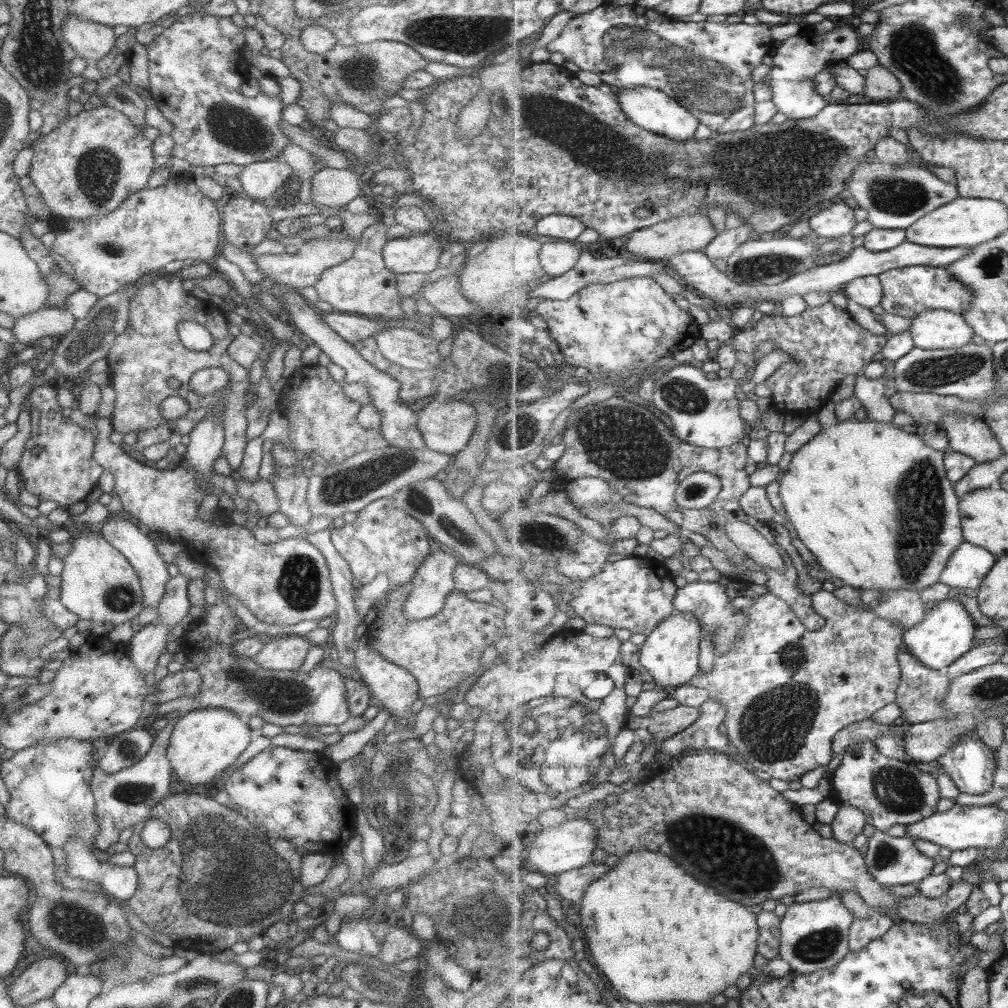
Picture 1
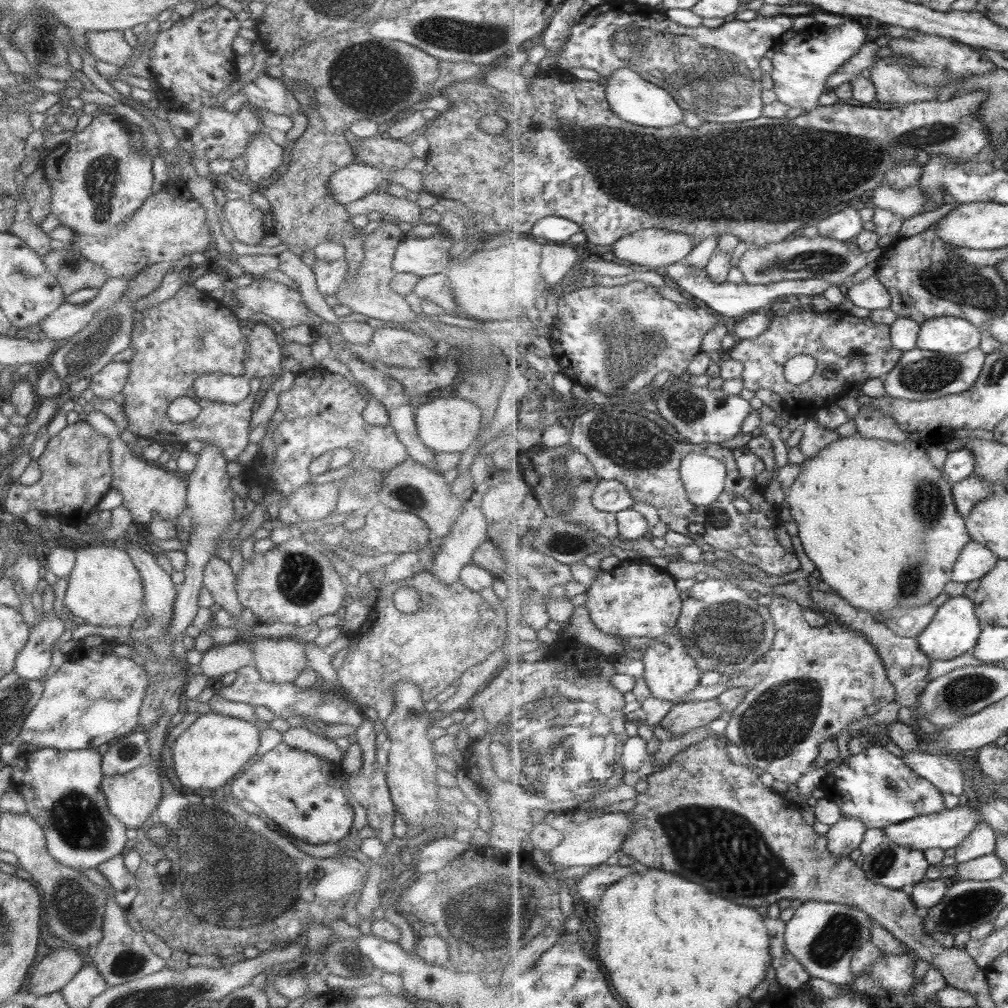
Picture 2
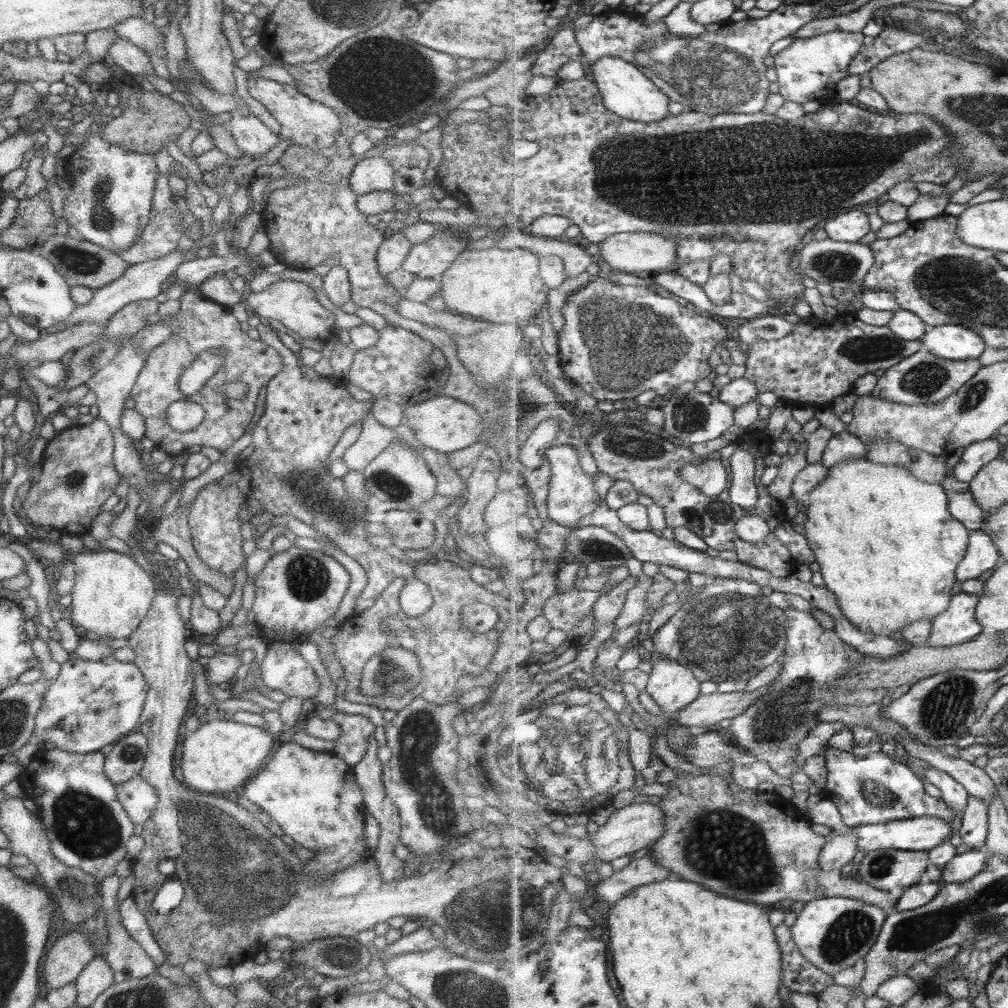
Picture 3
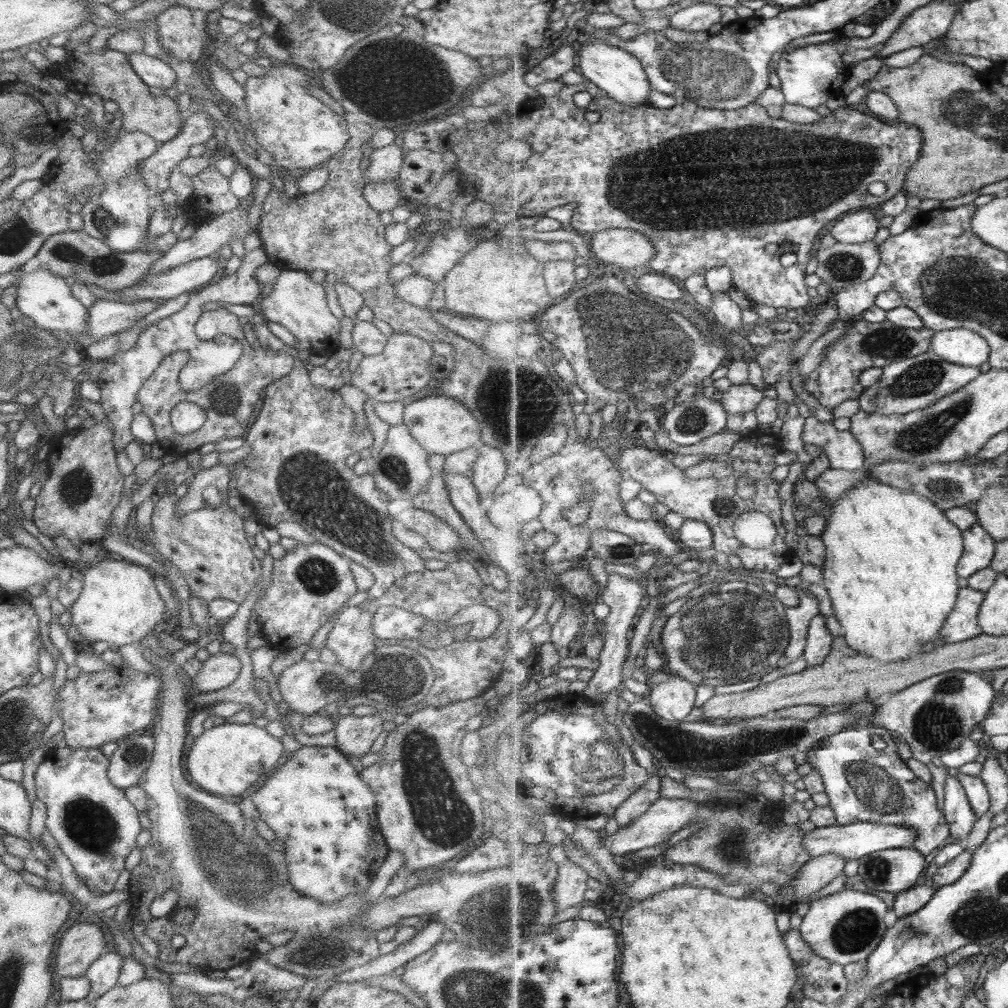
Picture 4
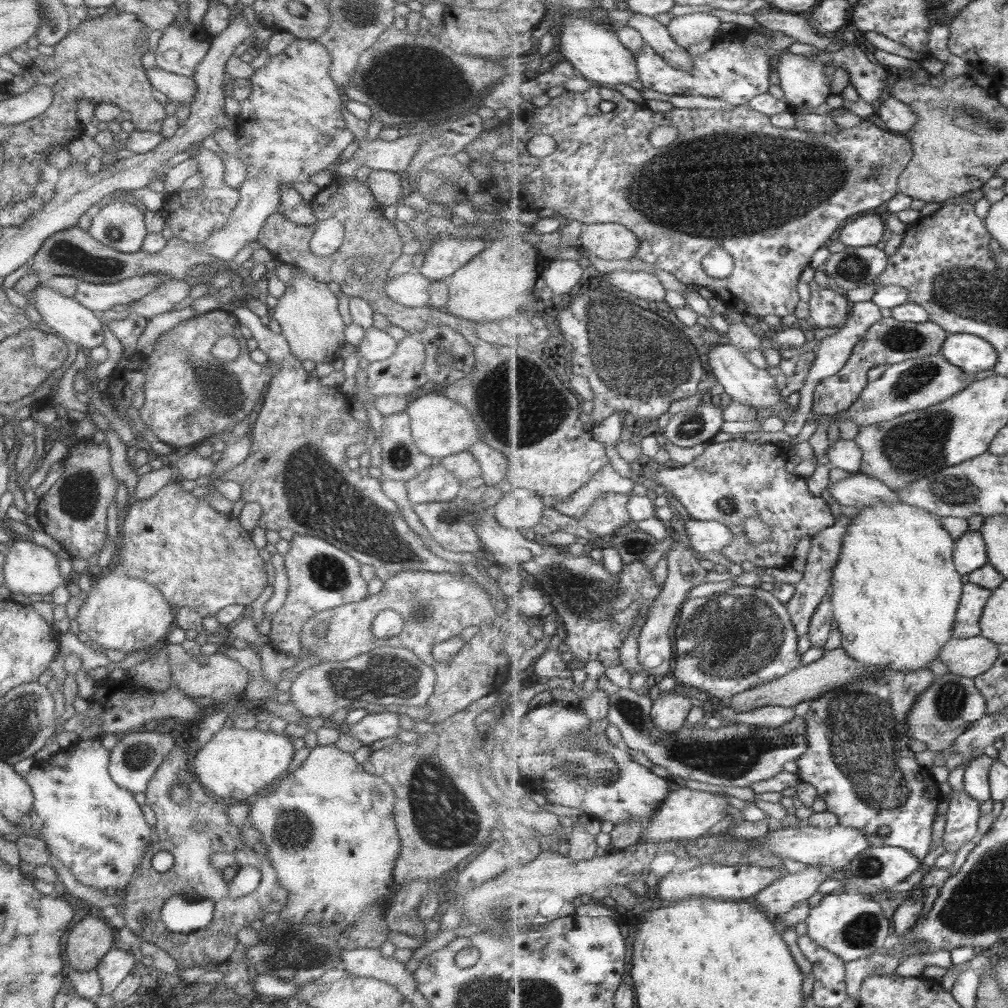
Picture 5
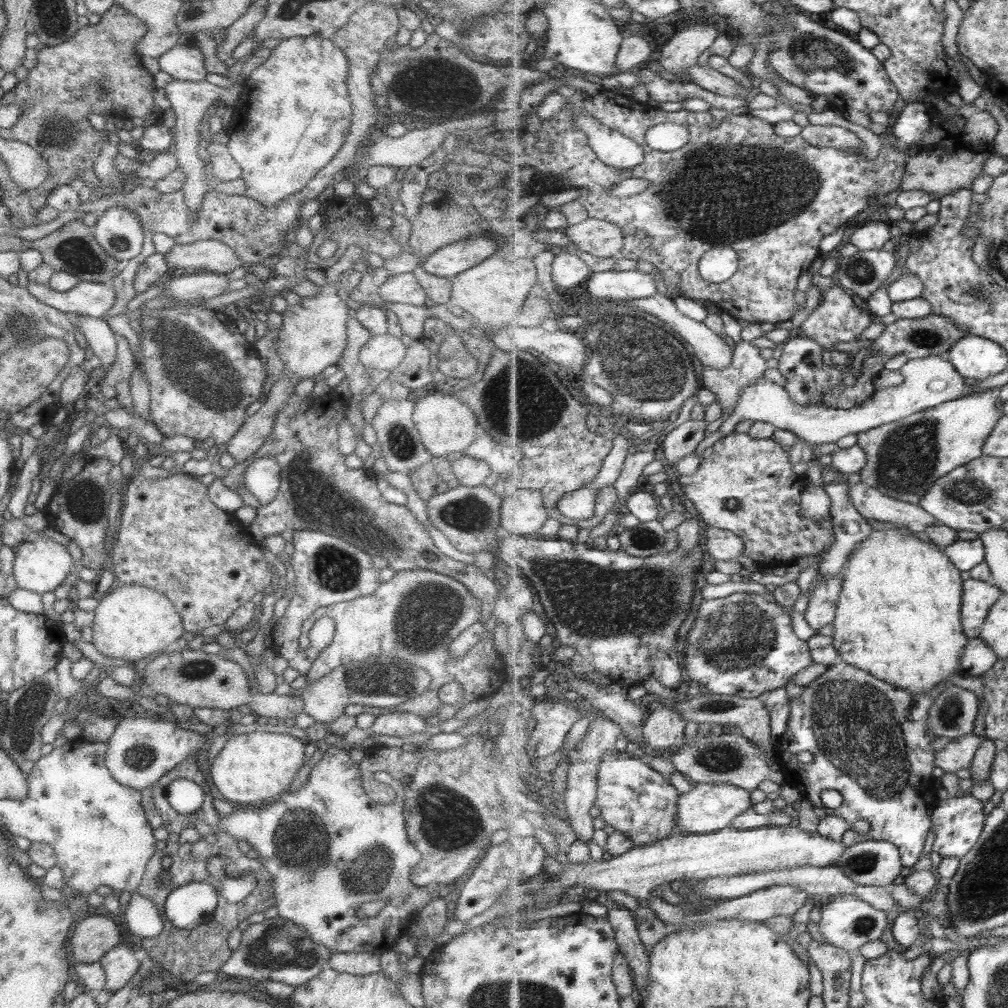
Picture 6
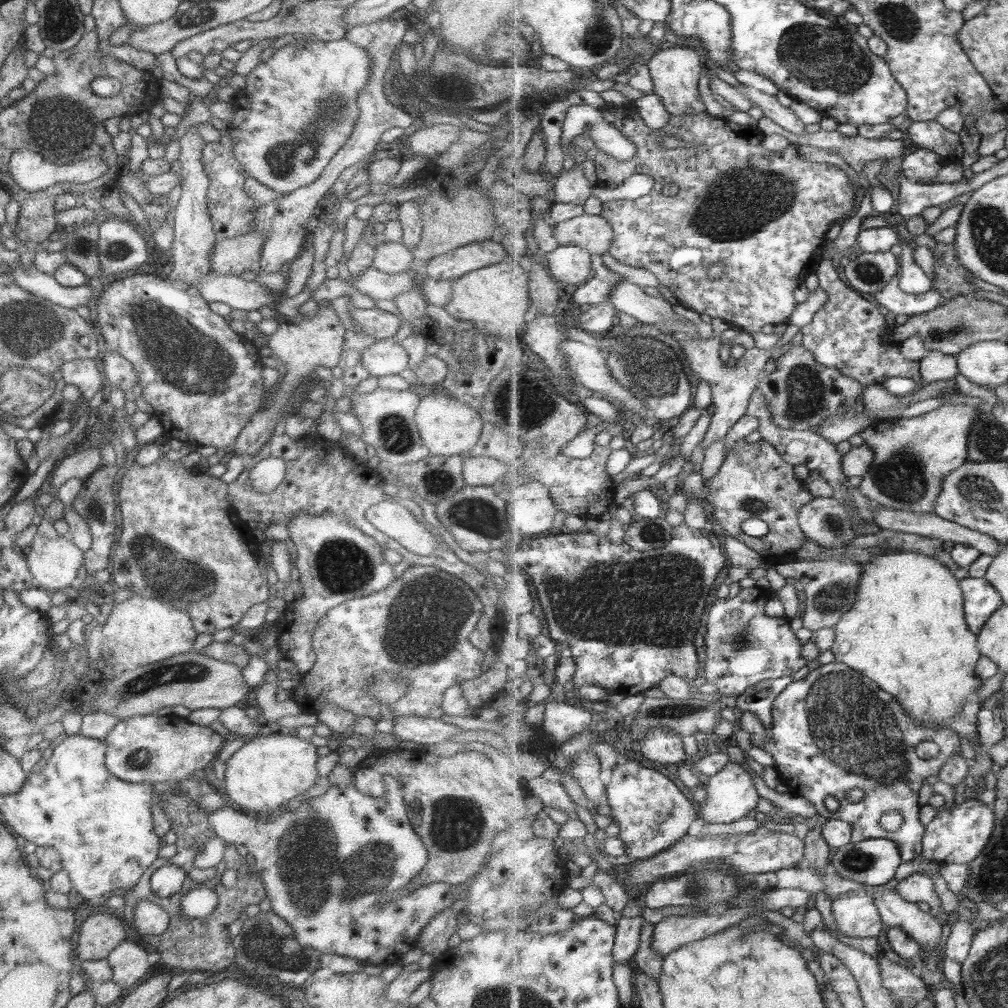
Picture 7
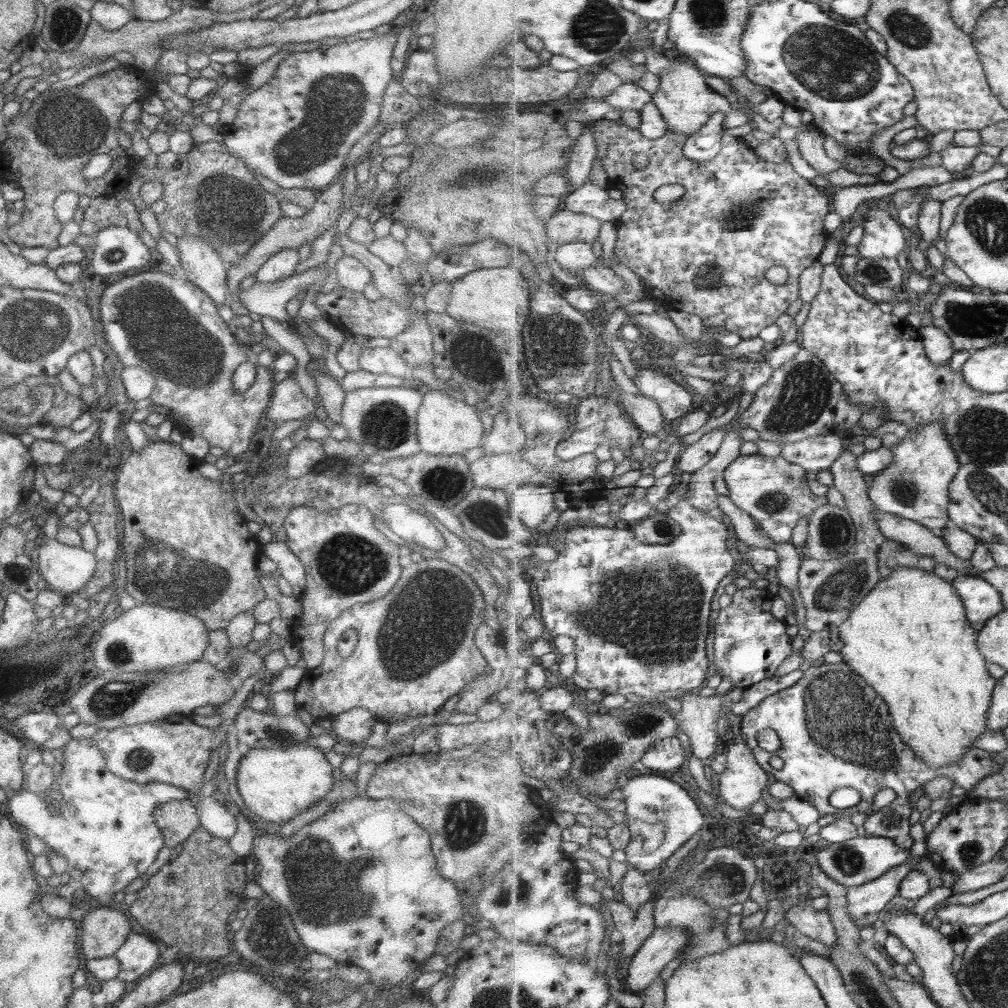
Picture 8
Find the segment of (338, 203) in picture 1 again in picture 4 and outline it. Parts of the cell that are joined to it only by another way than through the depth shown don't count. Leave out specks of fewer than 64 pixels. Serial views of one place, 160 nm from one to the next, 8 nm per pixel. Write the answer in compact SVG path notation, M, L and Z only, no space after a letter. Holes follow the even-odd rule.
M397 142L372 149L369 156L366 157L369 165L365 169L365 173L362 173L364 182L393 181L400 171L404 153L405 151Z

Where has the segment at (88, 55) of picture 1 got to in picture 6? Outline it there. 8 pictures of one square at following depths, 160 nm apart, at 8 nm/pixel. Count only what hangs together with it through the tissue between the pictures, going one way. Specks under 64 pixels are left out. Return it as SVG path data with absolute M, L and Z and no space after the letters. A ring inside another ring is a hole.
M168 78L165 87L162 89L175 115L175 124L171 128L172 142L170 151L172 151L176 158L176 168L184 176L180 191L183 195L183 202L186 203L188 214L196 216L200 211L203 195L208 191L206 172L204 171L204 166L207 162L201 160L198 155L200 120L204 112L214 104L214 101L219 102L221 105L235 103L239 97L239 92L242 90L242 86L236 81L233 86L229 86L228 89L224 90L209 84L205 80L184 82Z

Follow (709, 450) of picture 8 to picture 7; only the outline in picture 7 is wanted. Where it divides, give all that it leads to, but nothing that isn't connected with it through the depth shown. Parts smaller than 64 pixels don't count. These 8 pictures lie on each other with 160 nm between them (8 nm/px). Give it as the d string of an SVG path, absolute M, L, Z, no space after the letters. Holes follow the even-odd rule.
M709 318L712 326L711 337L707 339L687 339L677 335L675 339L683 350L684 358L688 362L689 368L695 372L703 381L709 382L713 389L715 412L712 414L712 422L702 440L703 448L713 445L731 432L735 424L748 414L753 391L758 386L758 378L763 374L763 368L767 362L773 358L773 350L752 347L747 349L741 360L738 360L734 367L723 366L718 353L719 335L728 328L721 318Z

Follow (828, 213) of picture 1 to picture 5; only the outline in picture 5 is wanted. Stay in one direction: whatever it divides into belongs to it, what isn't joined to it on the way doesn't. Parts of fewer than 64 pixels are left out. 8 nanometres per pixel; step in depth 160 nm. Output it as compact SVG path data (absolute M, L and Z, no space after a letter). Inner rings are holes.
M874 212L859 215L855 220L843 226L839 231L838 240L846 247L877 246L888 235L889 221L875 215Z

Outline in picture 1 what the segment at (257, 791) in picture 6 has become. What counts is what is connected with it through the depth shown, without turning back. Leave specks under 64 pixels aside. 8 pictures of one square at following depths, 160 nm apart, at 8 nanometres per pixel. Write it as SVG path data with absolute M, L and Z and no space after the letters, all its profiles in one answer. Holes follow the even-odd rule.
M201 707L183 716L171 726L166 757L179 784L209 784L231 766L252 741L254 732L231 711Z

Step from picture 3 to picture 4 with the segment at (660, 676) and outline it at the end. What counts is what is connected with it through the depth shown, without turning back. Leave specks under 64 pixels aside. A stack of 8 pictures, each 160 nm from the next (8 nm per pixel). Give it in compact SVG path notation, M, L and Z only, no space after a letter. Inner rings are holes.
M670 673L666 681L650 685L645 697L659 717L683 722L695 709L696 688L695 683Z

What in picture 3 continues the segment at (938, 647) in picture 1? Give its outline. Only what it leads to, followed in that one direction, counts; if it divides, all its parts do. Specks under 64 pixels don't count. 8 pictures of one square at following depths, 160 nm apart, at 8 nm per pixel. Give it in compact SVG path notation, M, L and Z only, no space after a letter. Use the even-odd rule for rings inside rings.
M961 590L954 594L949 608L933 621L929 645L950 647L975 640L985 628L978 621L976 609L980 596Z

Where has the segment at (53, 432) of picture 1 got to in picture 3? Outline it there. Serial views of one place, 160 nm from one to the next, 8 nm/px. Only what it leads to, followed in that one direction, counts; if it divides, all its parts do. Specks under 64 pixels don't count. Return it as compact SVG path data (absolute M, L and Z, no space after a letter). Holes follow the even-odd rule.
M95 418L87 425L71 426L55 434L46 443L41 454L41 474L33 486L29 486L23 502L15 503L17 513L23 521L36 526L48 526L51 533L67 533L86 538L89 524L101 511L101 505L112 495L120 478L112 464L113 438L109 426Z

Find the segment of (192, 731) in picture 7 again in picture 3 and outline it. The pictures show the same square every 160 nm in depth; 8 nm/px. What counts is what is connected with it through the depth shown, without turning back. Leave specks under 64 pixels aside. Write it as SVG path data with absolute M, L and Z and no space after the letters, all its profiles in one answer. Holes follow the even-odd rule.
M137 731L121 737L113 744L111 751L104 755L104 775L114 785L137 776L147 749L144 736Z

